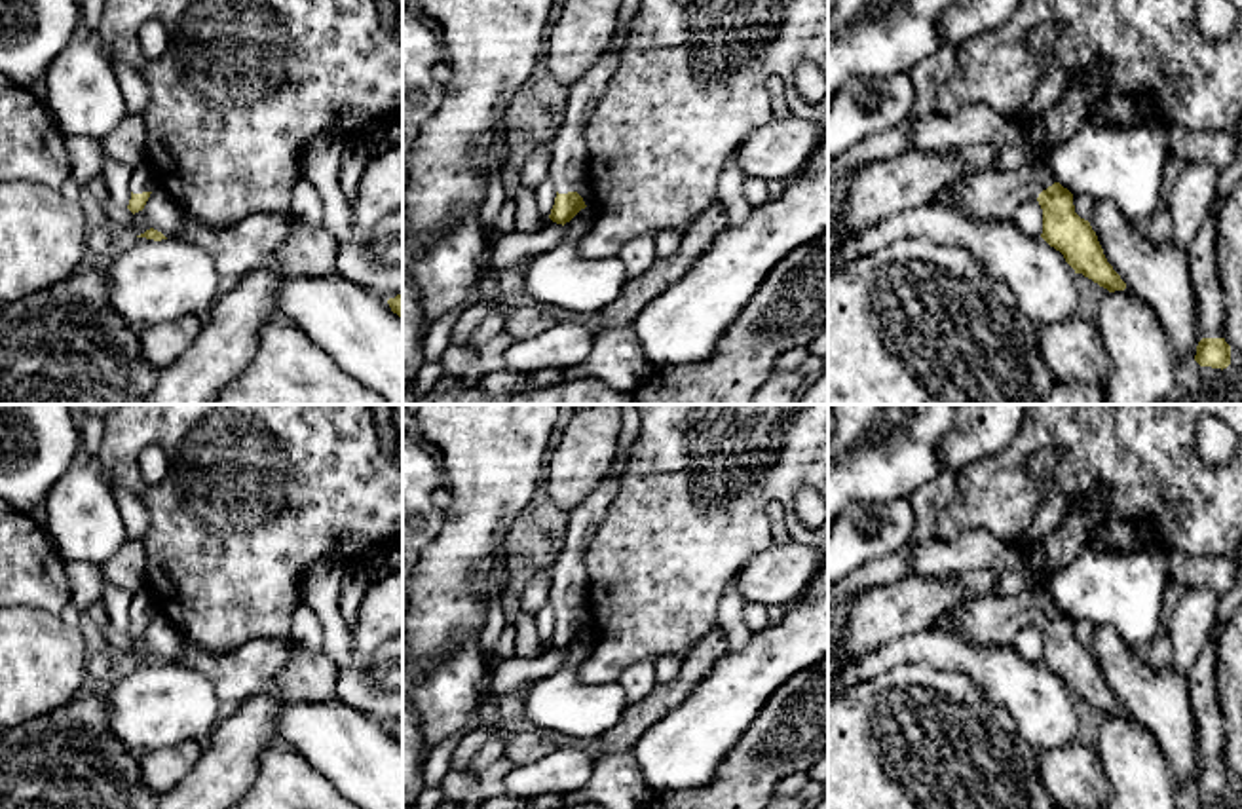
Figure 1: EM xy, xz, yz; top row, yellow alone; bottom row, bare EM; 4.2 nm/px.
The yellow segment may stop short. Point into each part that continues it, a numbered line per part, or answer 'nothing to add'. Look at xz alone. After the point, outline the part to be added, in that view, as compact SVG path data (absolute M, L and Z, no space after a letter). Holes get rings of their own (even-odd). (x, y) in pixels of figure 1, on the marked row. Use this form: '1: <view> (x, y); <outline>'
1: xz (568, 149); M629 28L615 30L600 59L568 89L564 118L551 139L549 180L558 194L575 192L587 175L585 125L619 66L627 34Z

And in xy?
1: xy (141, 181); M146 163L139 165L131 173L129 190L133 194L152 192L158 188L158 180Z

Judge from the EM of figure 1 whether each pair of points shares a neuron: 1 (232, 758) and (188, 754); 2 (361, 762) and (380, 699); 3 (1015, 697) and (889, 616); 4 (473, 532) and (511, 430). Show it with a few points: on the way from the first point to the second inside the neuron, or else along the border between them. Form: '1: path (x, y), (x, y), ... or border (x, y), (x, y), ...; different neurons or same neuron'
1: border (204, 743), (198, 762), (171, 789); different neurons
2: border (337, 697), (382, 722); different neurons
3: border (927, 629), (903, 635), (874, 652); different neurons
4: path (483, 507), (492, 481), (494, 454); same neuron

